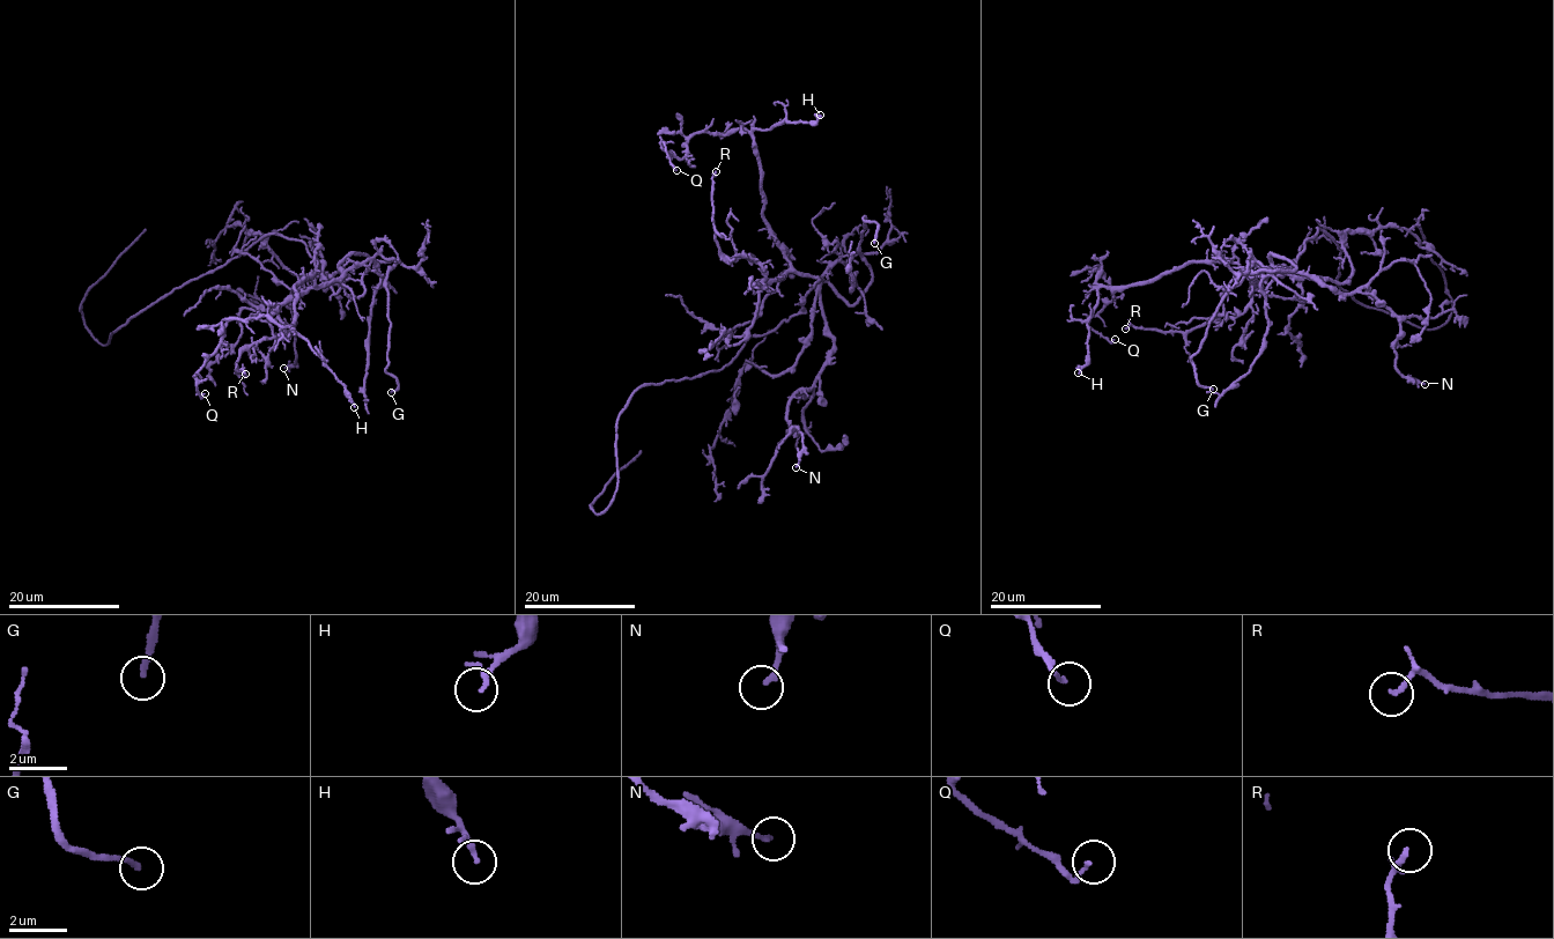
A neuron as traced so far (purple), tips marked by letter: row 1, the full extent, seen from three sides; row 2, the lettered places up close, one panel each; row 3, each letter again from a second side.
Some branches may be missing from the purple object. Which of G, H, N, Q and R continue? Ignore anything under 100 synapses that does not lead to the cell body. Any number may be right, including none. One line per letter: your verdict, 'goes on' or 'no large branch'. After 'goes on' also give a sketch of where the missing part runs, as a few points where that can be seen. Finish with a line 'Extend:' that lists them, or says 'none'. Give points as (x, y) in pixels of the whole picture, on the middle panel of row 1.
G: no large branch
H: no large branch
N: no large branch
Q: no large branch
R: no large branch
Extend: none

